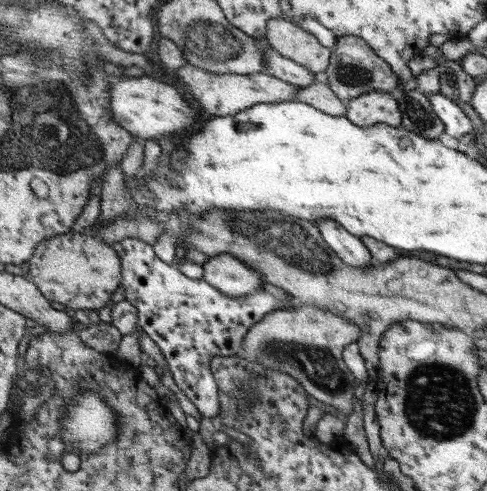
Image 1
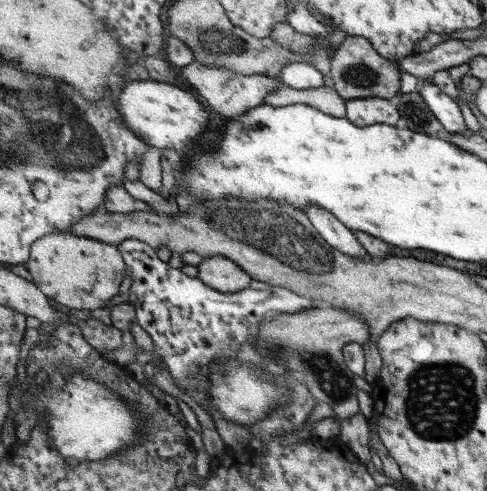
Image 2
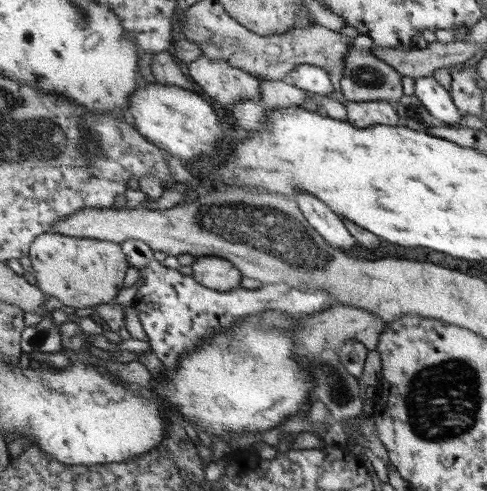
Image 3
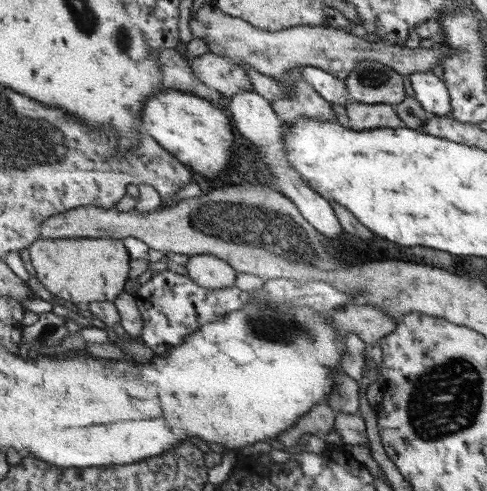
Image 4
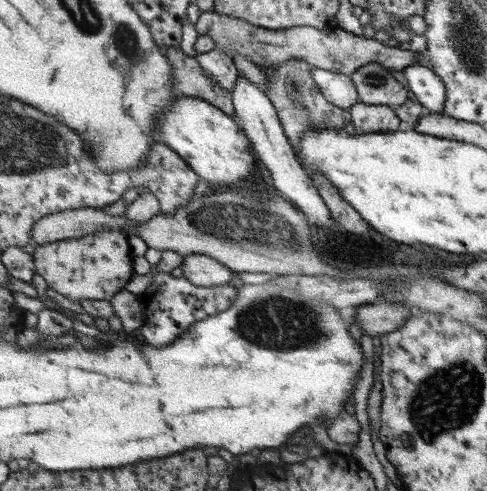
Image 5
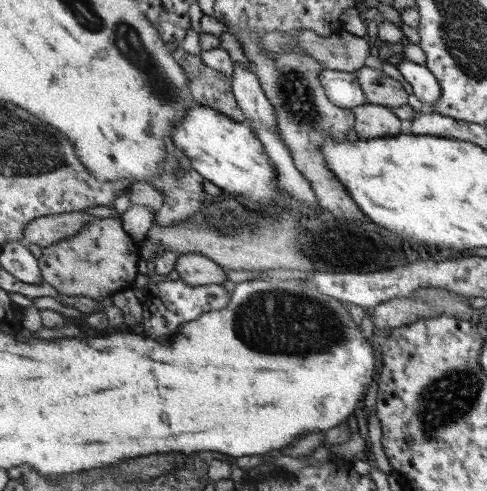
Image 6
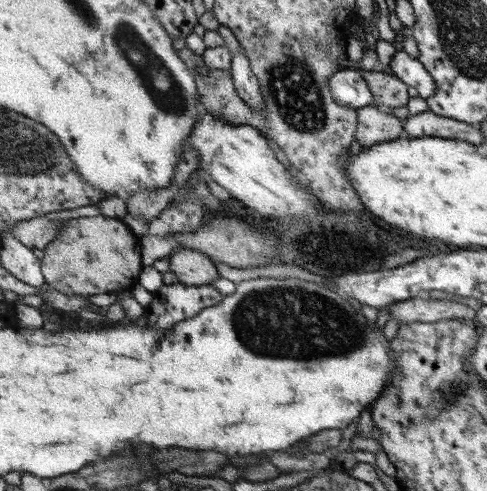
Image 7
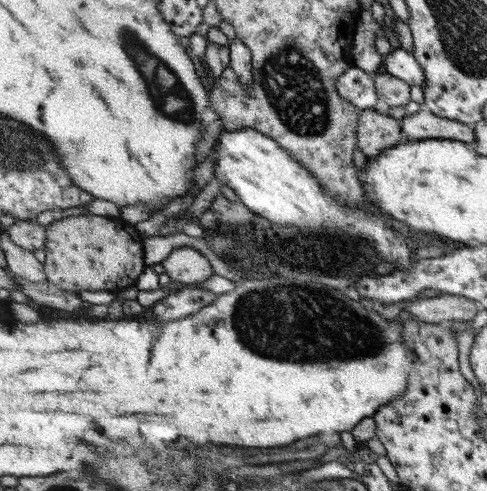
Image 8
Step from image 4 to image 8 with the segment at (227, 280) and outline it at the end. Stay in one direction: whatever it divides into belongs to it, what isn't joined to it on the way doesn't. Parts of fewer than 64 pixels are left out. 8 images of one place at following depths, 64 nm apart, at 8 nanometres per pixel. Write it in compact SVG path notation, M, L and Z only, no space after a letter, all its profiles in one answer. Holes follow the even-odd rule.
M179 248L163 264L167 276L181 284L199 284L215 274L211 262L197 248Z

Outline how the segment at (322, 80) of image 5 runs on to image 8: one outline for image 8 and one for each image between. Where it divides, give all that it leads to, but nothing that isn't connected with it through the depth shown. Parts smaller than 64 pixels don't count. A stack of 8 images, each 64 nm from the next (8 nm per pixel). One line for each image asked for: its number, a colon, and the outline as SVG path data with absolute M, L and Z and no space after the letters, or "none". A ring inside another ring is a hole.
6: M325 70L325 72L321 72L321 82L327 88L329 100L345 110L355 110L359 106L369 104L367 92L363 90L359 76L353 72Z
7: M341 70L333 74L331 88L337 102L353 110L371 106L375 102L375 94L371 92L371 86L367 84L361 70Z
8: M351 68L339 78L339 92L345 100L359 106L359 110L375 110L377 102L381 100L377 94L373 74L365 72L363 68Z

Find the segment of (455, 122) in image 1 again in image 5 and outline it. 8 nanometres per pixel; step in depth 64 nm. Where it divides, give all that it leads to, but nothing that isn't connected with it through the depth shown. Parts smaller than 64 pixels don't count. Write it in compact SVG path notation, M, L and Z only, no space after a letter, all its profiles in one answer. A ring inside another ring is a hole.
M409 66L407 70L403 70L411 92L415 94L415 100L419 104L423 104L429 112L433 114L443 114L447 108L447 84L443 82L443 78L425 68L425 66Z

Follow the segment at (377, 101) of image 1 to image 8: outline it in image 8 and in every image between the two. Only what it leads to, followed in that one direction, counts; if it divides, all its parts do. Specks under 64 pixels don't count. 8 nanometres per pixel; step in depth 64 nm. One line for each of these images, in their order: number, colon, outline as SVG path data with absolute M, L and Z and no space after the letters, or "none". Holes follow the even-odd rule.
2: M361 98L347 102L347 120L351 120L355 126L371 128L375 124L389 124L389 126L401 126L401 110L397 108L395 100L387 98Z
3: M387 100L377 102L349 102L349 124L357 128L373 128L379 124L401 126L401 114L397 114L395 104Z
4: M349 104L347 106L349 118L351 118L351 128L357 132L367 132L367 130L377 130L377 128L401 128L407 126L403 124L405 120L399 118L397 110L393 104Z
5: M359 102L351 108L353 126L359 134L379 134L379 132L397 132L401 118L391 106L371 106Z
6: M365 104L353 110L357 114L357 126L361 140L377 140L377 138L389 138L389 136L401 136L401 118L393 112L393 108Z
7: M373 104L359 108L357 114L359 114L357 140L363 148L371 148L371 146L393 142L407 136L407 130L401 124L401 118L395 118L395 114L381 112Z
8: M363 110L359 124L359 150L369 158L377 160L381 152L405 142L403 122L377 110Z

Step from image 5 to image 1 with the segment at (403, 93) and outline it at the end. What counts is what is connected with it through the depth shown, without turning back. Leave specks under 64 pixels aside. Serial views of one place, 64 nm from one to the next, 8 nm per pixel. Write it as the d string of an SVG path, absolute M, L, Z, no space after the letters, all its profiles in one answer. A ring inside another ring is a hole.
M361 36L339 38L331 54L331 66L327 68L327 76L329 76L329 88L333 88L333 92L343 102L351 102L369 92L397 94L395 86L397 86L397 80L401 80L399 74L393 70L393 66L387 64L383 58L379 58L375 50L369 48L369 44Z

